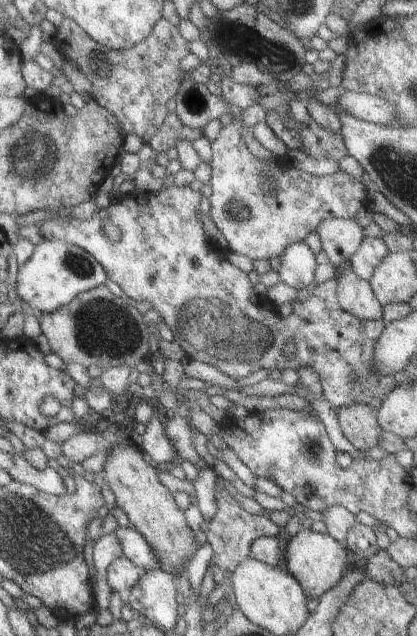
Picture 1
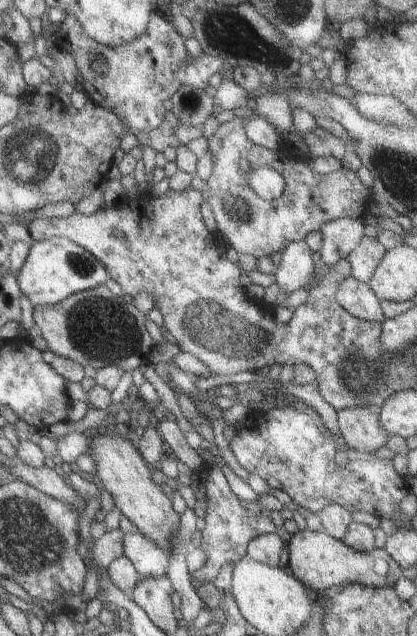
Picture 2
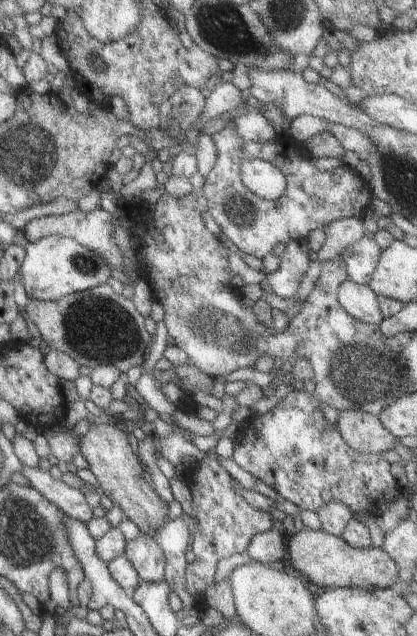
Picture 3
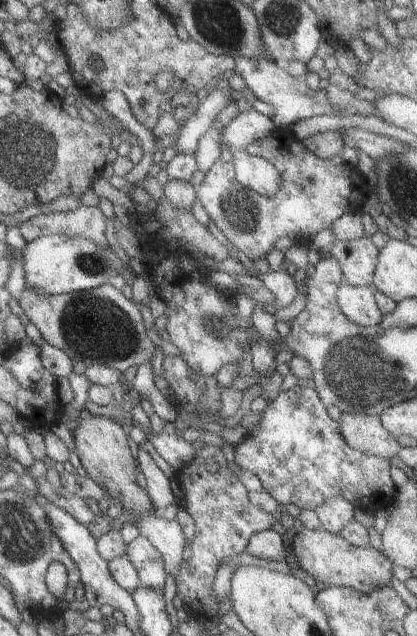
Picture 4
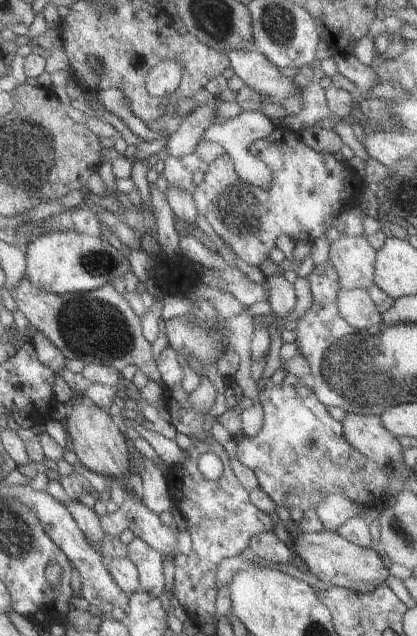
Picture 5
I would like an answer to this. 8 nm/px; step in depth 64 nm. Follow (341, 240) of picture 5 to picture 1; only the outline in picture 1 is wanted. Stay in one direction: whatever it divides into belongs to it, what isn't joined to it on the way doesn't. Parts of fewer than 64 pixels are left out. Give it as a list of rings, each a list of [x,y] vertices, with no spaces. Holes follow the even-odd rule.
[[[363,237],[361,244],[348,258],[348,266],[355,276],[367,281],[387,251],[385,243],[380,238]]]

